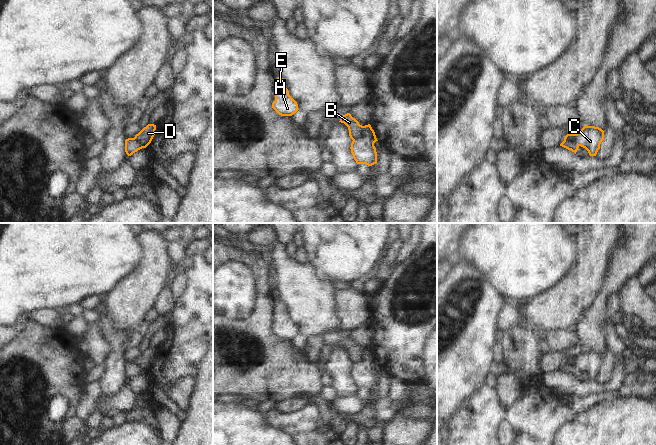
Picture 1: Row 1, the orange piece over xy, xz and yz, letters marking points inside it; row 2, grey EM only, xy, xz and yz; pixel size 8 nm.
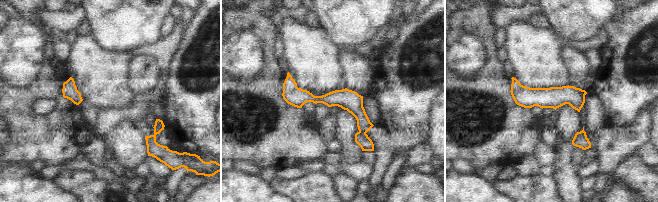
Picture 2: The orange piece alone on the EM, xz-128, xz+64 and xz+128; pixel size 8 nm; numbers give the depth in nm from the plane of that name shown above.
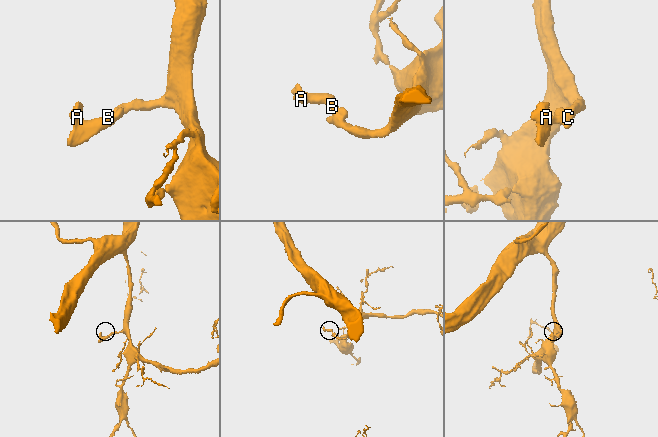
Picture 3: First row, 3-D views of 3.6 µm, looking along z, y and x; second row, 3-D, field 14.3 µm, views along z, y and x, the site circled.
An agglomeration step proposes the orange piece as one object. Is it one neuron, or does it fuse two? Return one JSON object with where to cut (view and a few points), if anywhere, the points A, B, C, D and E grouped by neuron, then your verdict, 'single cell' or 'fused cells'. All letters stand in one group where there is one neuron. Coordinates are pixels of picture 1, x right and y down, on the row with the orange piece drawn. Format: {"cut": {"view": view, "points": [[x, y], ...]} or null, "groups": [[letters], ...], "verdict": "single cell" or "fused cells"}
{"cut": {"view": "xz", "points": [[362, 126], [360, 135], [353, 140]]}, "groups": [["A", "B", "E"], ["C", "D"]], "verdict": "fused cells"}

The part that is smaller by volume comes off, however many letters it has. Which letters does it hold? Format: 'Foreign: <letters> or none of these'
Foreign: A, B, E

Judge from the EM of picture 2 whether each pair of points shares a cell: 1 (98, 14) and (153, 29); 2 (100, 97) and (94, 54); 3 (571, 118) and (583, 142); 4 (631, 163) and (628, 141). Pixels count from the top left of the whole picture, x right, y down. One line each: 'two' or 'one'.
1: one
2: one
3: two
4: two

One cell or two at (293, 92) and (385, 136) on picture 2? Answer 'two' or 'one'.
one

